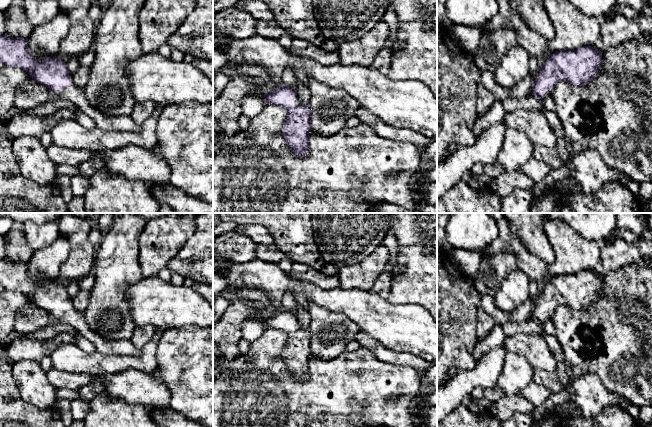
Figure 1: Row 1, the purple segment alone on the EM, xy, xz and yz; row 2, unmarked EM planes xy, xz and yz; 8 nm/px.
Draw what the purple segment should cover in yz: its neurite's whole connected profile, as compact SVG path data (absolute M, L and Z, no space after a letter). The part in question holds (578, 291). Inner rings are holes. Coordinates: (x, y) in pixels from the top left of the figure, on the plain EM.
M595 270L553 277L537 299L532 316L543 324L552 318L558 306L584 310L596 301L601 285L600 274Z

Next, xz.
M283 309L269 315L264 325L267 328L280 329L287 334L288 339L282 351L282 359L295 380L307 380L312 346L310 331L301 329L296 316Z

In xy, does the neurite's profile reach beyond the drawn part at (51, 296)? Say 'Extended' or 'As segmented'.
Extended

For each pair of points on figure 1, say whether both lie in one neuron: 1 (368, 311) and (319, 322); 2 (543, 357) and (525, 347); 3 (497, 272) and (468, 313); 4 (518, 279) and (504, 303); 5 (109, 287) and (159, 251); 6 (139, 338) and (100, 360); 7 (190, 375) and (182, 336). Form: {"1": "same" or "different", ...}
{"1": "different", "2": "same", "3": "different", "4": "same", "5": "different", "6": "different", "7": "same"}

